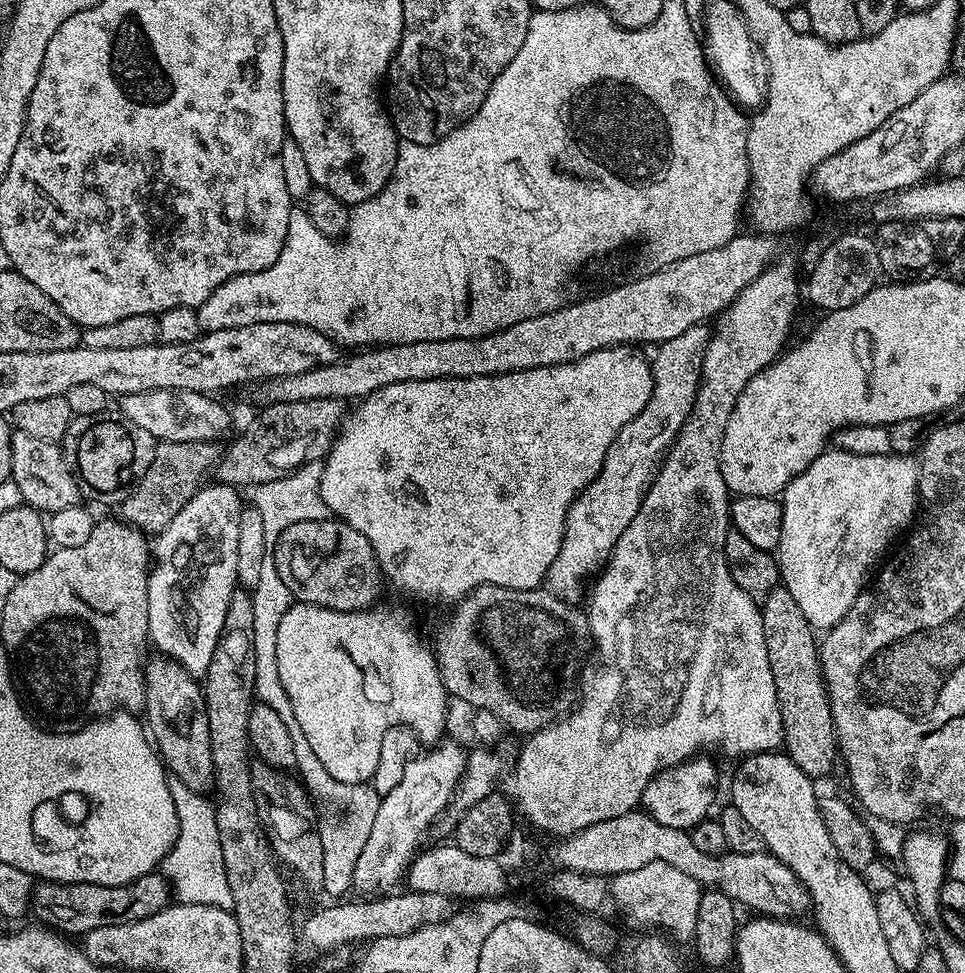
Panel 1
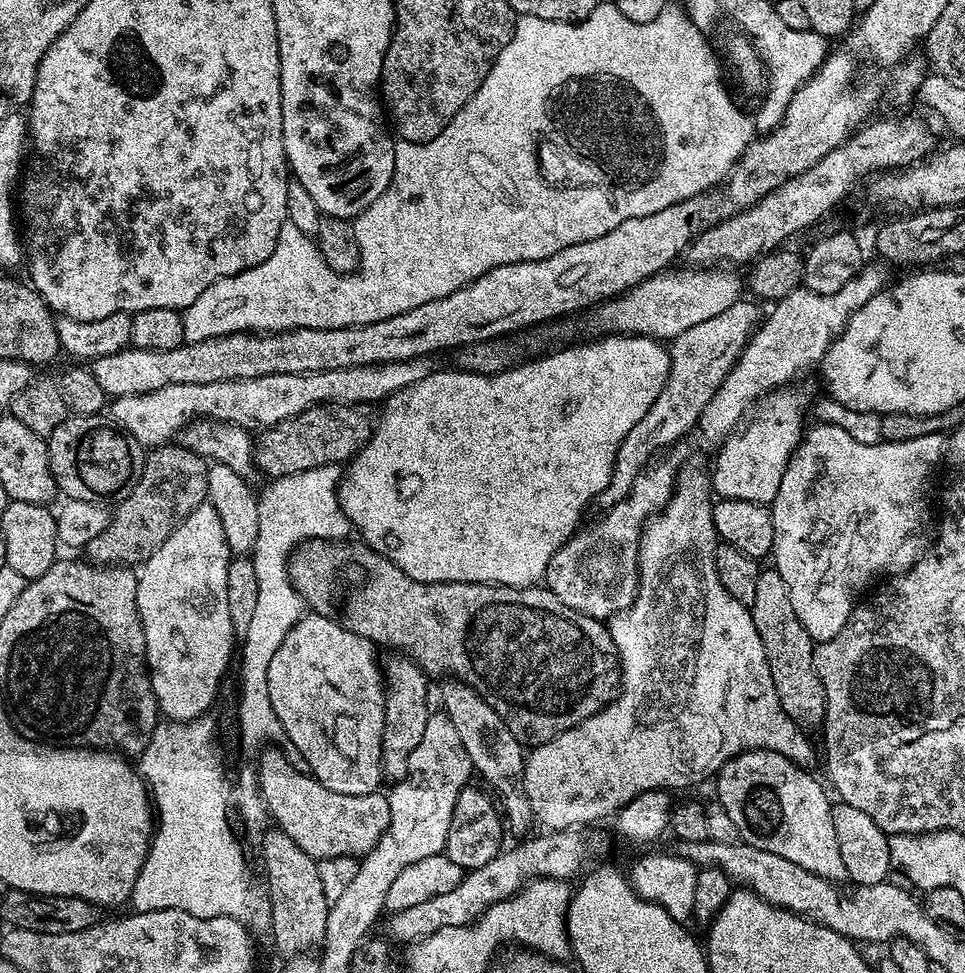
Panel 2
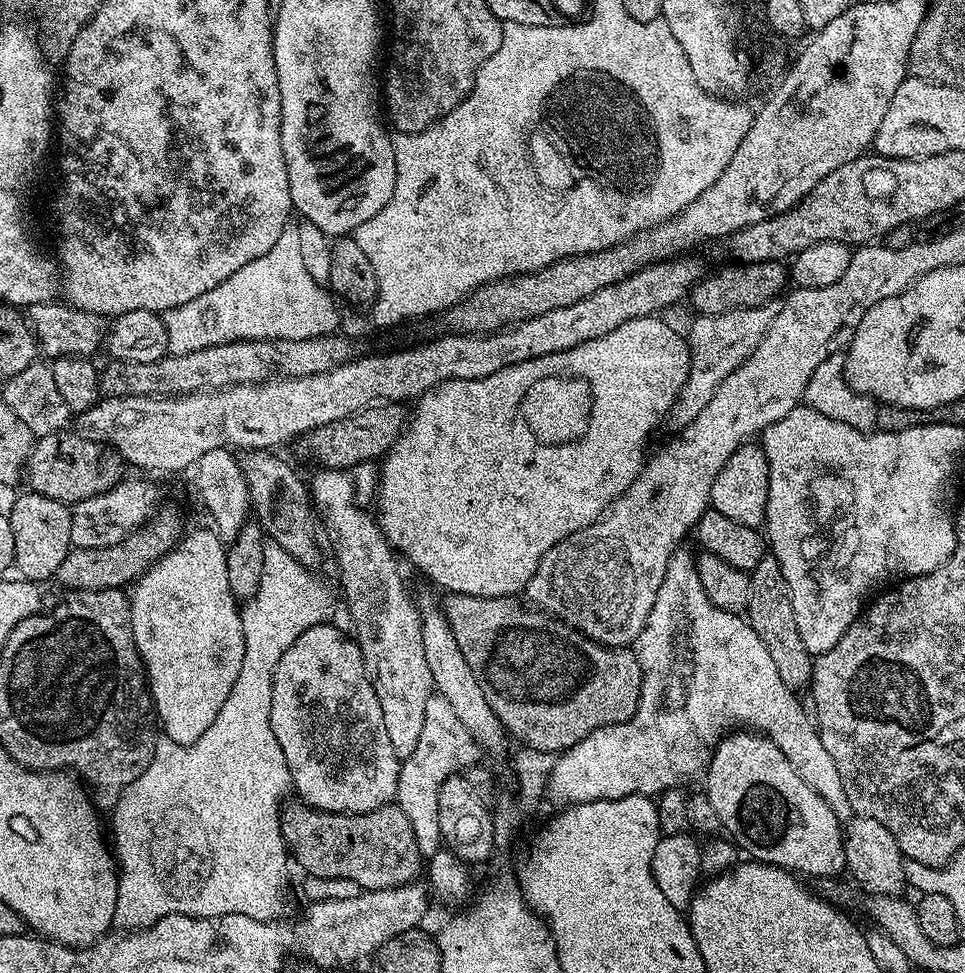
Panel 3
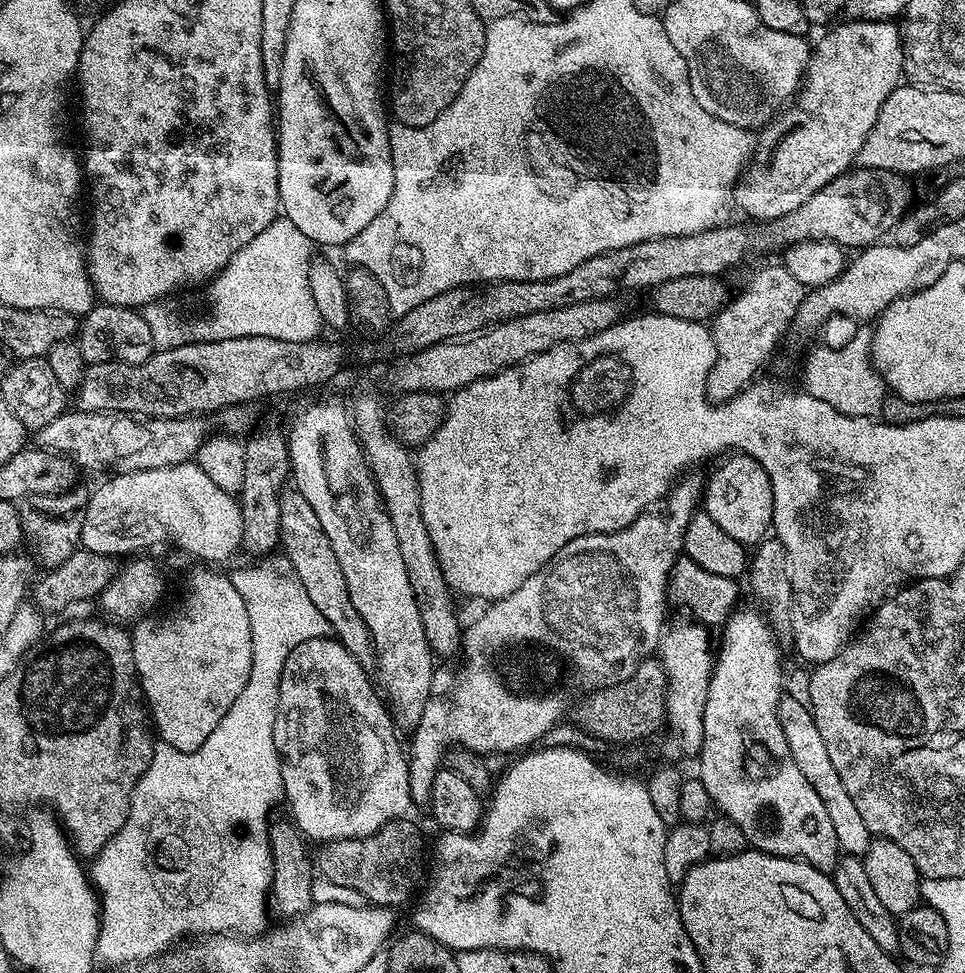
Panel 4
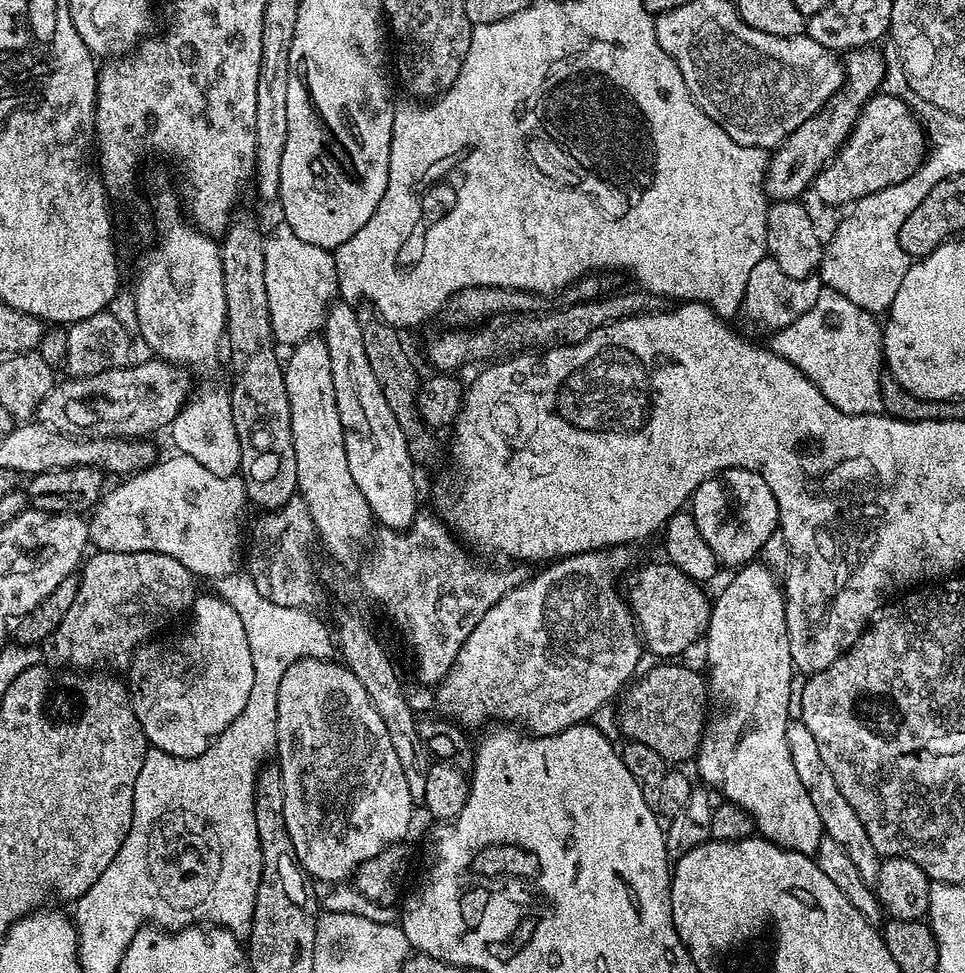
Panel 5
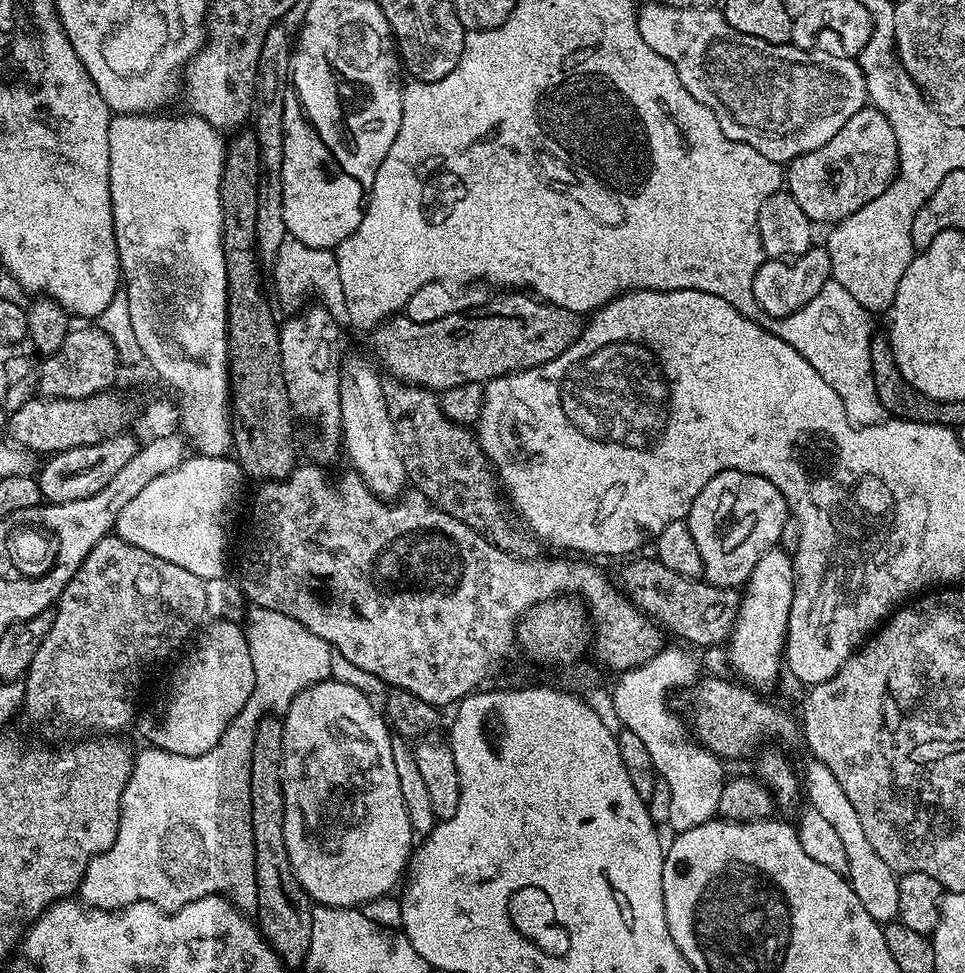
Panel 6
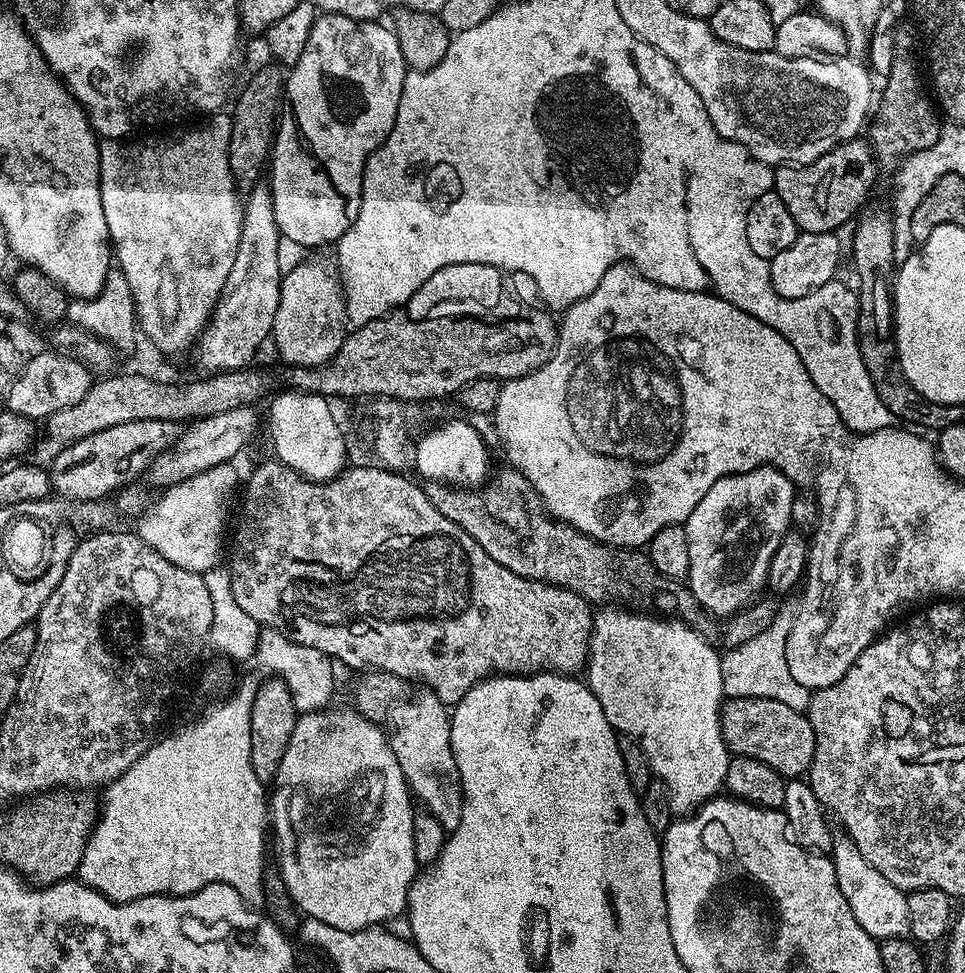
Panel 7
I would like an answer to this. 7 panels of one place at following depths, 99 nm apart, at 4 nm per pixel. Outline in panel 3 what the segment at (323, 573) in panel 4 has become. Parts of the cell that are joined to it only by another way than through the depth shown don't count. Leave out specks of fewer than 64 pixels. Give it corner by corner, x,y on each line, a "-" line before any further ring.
248,450
239,457
240,468
246,478
248,487
248,499
250,501
251,511
261,528
264,529
264,535
273,544
278,544
295,558
303,568
309,570
315,569
315,564
320,560
320,548
316,545
316,528
312,525
312,516
314,520
314,506
310,501
310,488
290,465
284,460
276,457
277,453
272,450

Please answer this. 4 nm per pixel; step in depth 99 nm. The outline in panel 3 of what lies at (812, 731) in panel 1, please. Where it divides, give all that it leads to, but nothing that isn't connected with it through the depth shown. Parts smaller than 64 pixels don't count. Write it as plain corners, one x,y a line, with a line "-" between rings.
766,554
758,566
750,573
750,602
746,613
748,625
762,638
766,651
774,662
782,682
793,690
807,689
812,683
812,666
814,657
806,650
798,635
798,626
794,622
794,606
790,602
790,590
786,586
786,578
782,578
782,566
775,556

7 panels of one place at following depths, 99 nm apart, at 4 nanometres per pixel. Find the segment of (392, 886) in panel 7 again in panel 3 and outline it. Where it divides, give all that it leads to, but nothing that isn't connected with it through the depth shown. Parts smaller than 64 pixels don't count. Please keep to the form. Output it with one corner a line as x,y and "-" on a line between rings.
329,622
326,624
319,624
310,630
306,630
306,634
298,634
295,642
288,647
286,654
282,654
282,658
278,662
278,666
274,670
274,678
272,679
272,697
270,698
270,726
274,730
274,738
278,738
278,746
282,746
282,754
286,754
286,766
292,775
292,788
297,792
299,799
309,807
316,809
318,812
341,812
350,815
362,815
364,812
378,810
383,804
393,803
396,799
396,791
398,790
398,778
400,777
400,765
402,761
394,754
394,746
390,746
390,737
386,735
386,726
382,722
382,706
378,706
378,698
376,691
372,685
372,679
366,674
364,669
364,659
360,653
360,648
356,645
355,639
351,635
343,636
338,629
335,628
335,623

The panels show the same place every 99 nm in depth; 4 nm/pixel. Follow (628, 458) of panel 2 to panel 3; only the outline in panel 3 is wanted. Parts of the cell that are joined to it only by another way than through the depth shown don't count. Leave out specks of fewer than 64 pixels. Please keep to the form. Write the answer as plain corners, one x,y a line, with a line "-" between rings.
773,302
753,308
732,309
717,316
695,317
696,321
686,331
688,349
692,351
692,365
666,417
666,424
672,430
686,427
694,422
694,418
698,418
698,414
702,414
702,409
710,403
710,398
714,398
718,386
722,386
722,382
726,382
726,378
730,378
730,374
734,374
734,370
738,370
738,366
742,366
750,354
754,354
758,342
762,342
766,330
770,330
770,322
774,322
779,309
780,304

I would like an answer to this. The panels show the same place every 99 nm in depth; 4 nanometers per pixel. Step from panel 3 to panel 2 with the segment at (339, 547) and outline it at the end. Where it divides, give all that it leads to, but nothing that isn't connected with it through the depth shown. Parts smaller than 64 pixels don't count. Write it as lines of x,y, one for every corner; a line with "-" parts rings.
403,654
389,662
388,668
392,671
392,684
387,689
384,698
384,729
380,743
380,771
383,779
395,782
406,778
406,770
410,766
410,754
422,742
422,734
426,734
426,722
430,715
428,708
429,677
419,664
408,659

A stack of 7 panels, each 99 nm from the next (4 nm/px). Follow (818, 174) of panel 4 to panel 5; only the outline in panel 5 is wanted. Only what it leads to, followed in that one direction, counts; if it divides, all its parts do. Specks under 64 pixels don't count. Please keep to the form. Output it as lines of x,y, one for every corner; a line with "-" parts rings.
875,47
853,48
843,57
844,87
828,101
828,107
823,108
814,118
810,118
794,130
780,143
780,147
771,153
768,162
768,173
764,175
764,190
773,201
794,200
803,197
803,192
813,187
816,176
824,169
825,164
840,151
844,140
852,133
856,120
860,117
860,110
870,97
881,91
884,74
884,58

